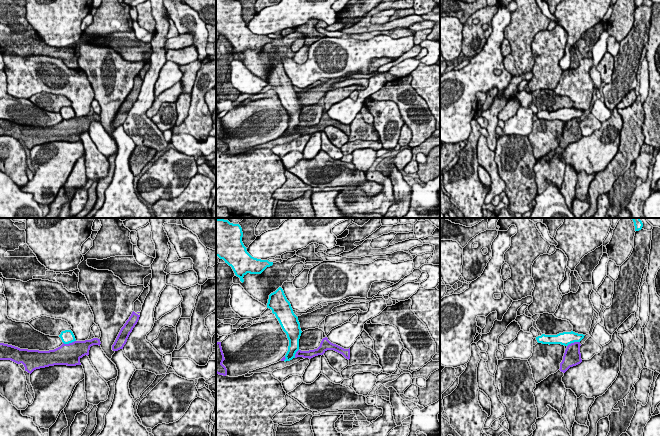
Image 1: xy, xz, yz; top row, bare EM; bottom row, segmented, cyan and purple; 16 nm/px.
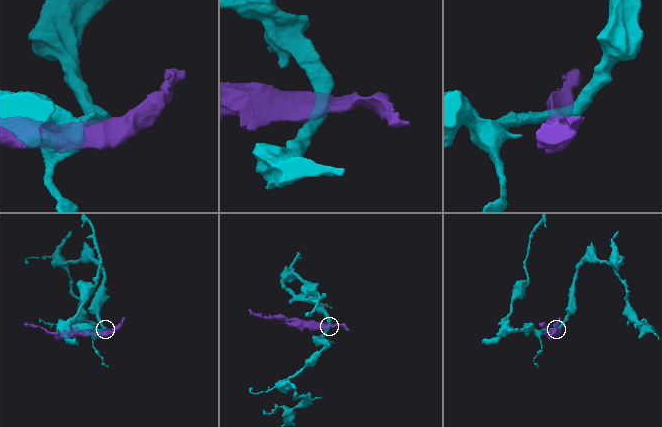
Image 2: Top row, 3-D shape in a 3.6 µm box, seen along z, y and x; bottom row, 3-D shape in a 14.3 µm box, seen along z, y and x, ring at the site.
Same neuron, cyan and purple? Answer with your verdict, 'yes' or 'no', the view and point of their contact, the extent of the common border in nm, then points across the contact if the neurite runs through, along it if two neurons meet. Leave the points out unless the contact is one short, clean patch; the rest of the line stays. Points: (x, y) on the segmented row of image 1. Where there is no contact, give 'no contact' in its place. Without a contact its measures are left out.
no | xy (69, 342) | 220 nm | along xy (75, 340), (63, 343)

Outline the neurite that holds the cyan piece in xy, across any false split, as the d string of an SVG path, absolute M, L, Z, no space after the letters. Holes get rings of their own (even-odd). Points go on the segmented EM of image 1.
M71 330L62 331L59 337L64 344L69 344L76 341L75 336Z

